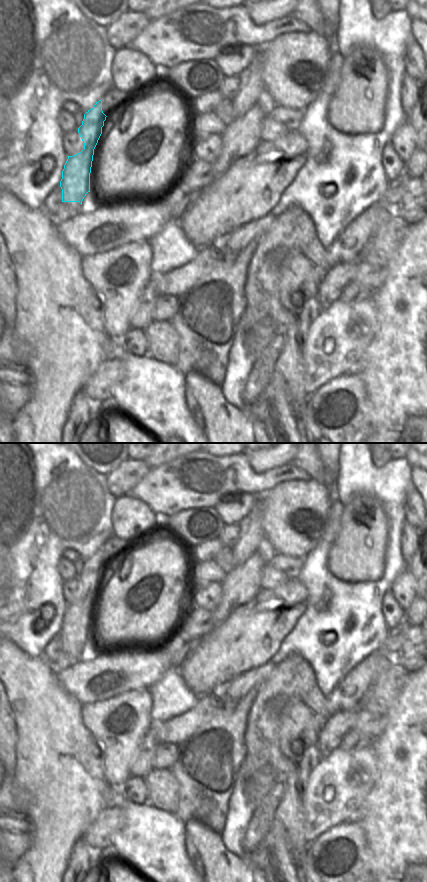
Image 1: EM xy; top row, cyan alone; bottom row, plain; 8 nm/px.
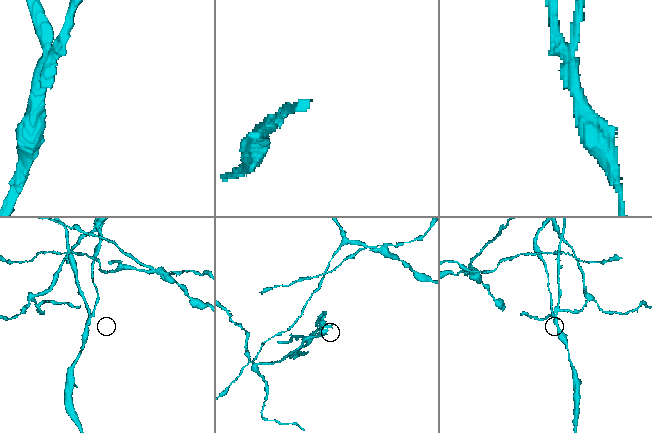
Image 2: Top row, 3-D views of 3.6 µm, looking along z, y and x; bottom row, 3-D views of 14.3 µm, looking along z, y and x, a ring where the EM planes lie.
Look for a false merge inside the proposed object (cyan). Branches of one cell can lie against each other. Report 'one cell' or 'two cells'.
two cells

